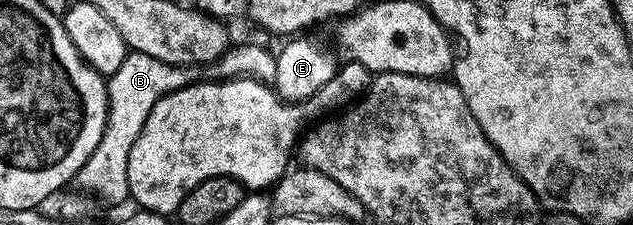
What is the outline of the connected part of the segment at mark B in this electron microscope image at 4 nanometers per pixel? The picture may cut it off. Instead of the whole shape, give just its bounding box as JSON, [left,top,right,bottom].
[74,44,276,204]

